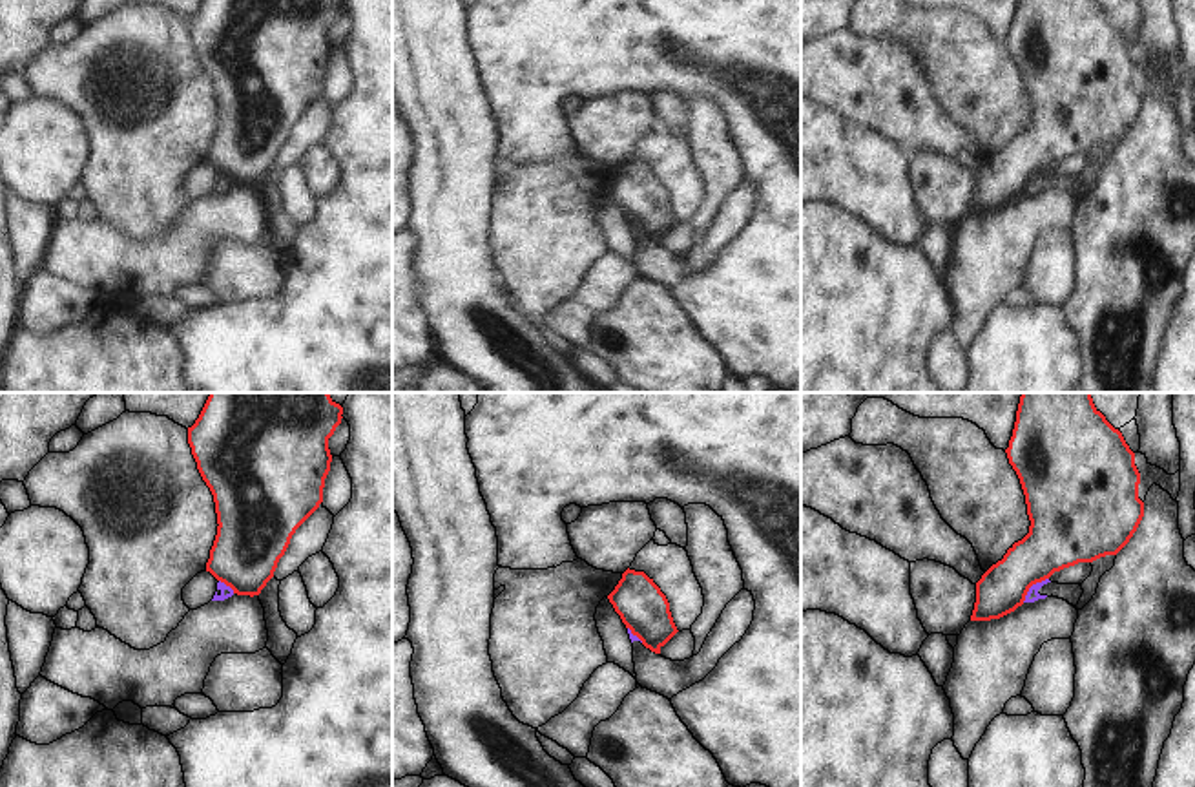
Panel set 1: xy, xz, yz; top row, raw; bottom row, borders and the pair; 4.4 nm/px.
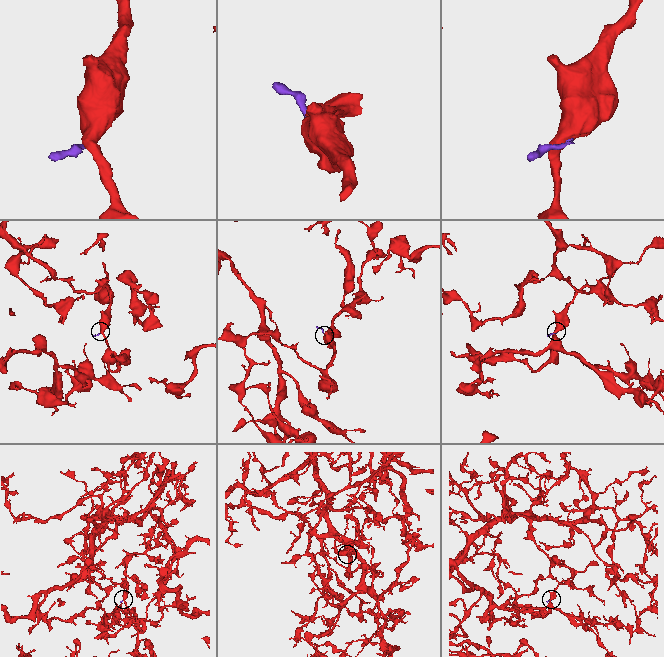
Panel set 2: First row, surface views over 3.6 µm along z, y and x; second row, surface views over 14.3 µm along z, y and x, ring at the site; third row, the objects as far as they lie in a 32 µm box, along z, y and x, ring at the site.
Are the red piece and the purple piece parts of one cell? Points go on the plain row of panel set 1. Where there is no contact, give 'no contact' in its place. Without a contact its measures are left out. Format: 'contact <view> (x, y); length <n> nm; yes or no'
contact yz (1031, 176); length 160 nm; no

